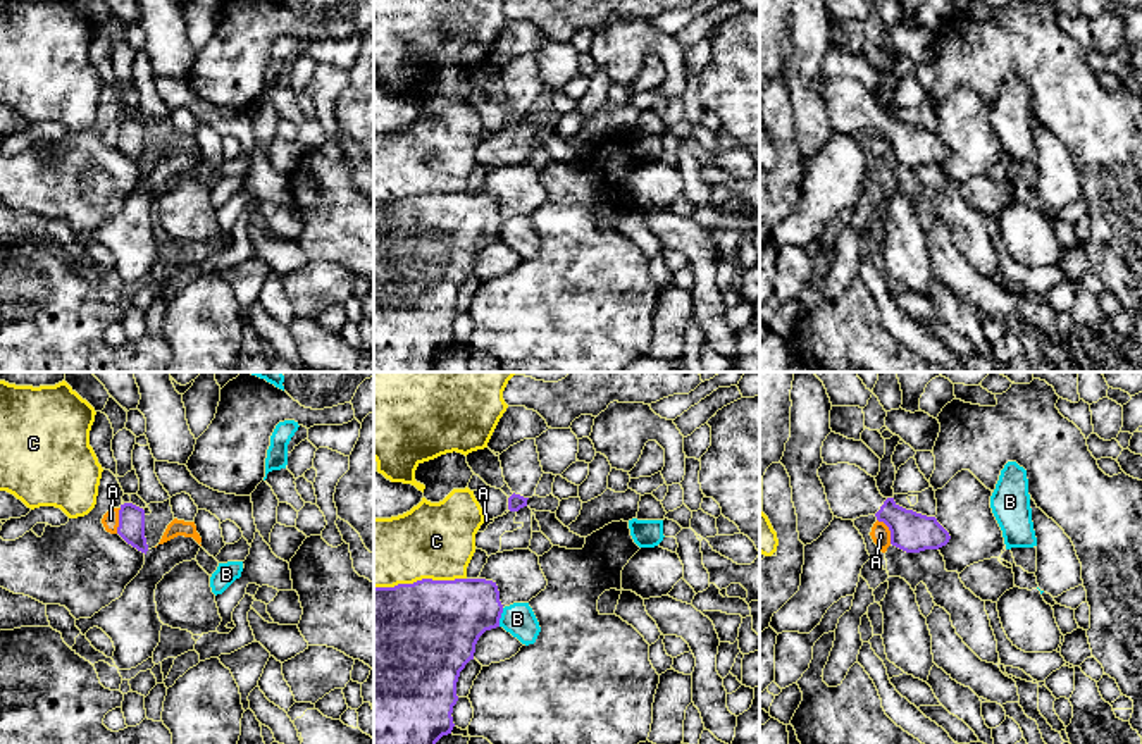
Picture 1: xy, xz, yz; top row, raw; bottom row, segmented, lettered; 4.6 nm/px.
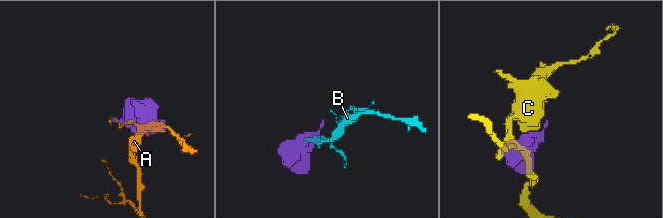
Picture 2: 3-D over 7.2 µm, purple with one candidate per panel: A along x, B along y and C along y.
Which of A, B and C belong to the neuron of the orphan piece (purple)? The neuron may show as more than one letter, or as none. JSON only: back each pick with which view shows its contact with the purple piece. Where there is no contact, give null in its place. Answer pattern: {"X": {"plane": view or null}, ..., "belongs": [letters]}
{"belongs": []}

